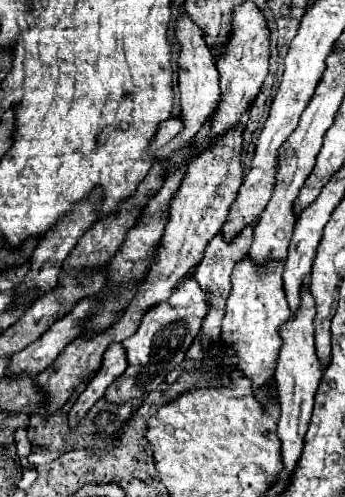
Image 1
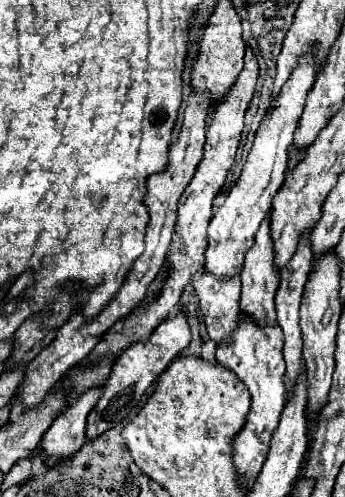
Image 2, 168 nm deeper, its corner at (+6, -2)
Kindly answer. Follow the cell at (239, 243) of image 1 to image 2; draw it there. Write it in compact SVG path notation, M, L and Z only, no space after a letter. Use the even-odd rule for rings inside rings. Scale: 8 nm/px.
M198 273L192 285L200 299L210 339L216 345L232 341L240 317L240 279L230 277L230 281L216 281L210 273Z

